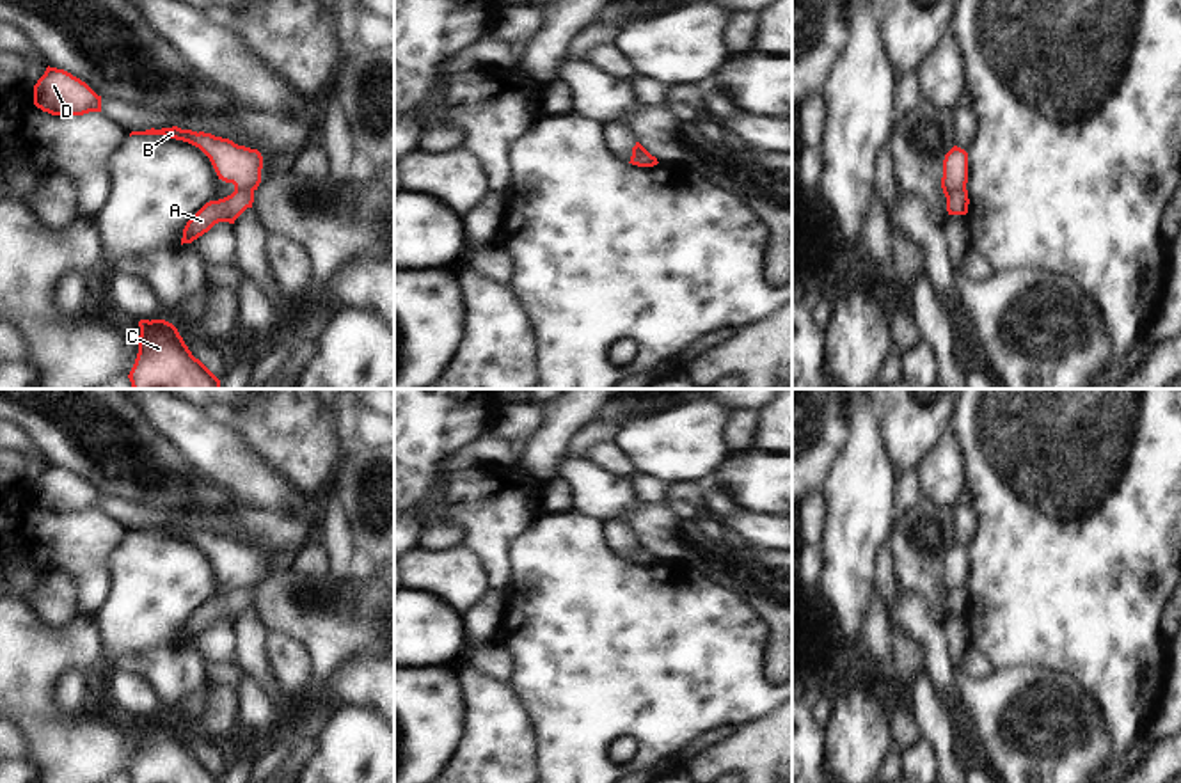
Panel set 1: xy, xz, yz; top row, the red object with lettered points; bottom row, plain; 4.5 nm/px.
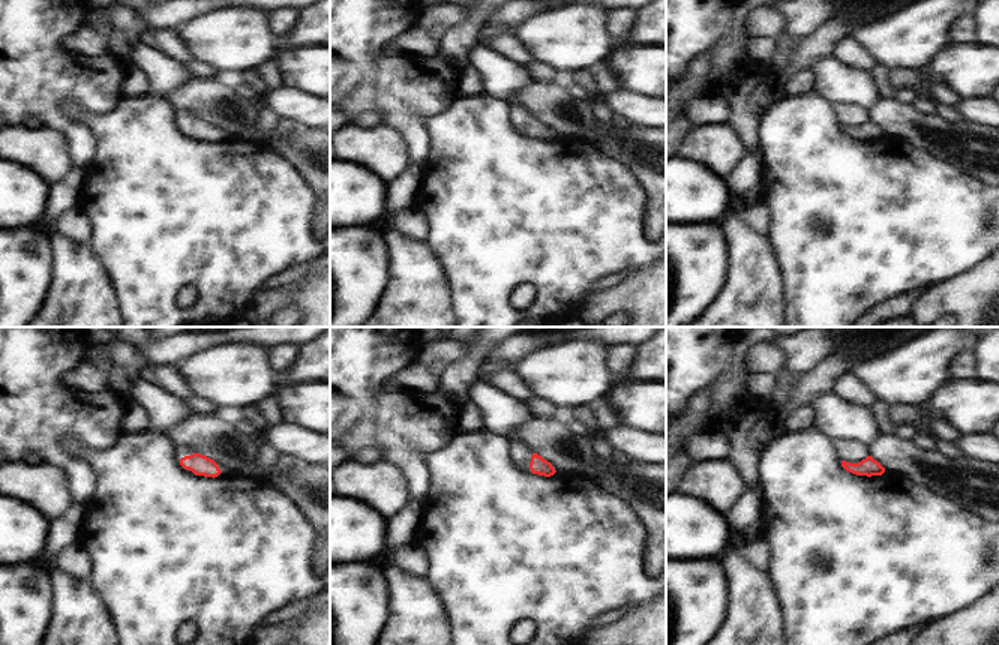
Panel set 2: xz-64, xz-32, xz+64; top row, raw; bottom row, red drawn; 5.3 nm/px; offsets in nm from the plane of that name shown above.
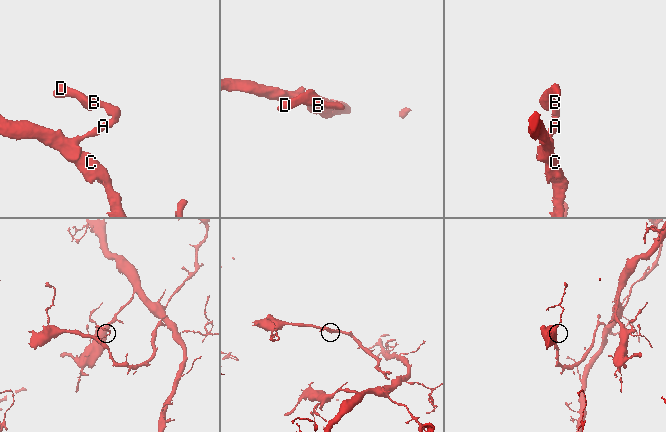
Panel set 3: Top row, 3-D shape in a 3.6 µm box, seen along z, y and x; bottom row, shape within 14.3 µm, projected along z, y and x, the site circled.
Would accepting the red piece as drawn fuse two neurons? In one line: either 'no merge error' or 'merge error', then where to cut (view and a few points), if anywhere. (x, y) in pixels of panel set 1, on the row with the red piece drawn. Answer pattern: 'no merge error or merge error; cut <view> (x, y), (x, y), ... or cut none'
merge error; cut xz (633, 155), (647, 155), (650, 166)

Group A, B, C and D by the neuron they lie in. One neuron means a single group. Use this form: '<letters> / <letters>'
A C / B D

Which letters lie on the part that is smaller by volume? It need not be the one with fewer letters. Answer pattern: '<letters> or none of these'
B, D

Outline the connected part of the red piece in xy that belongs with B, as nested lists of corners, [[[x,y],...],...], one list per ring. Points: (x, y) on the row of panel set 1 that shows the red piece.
[[[178,126],[162,130],[131,131],[131,135],[163,135],[199,147],[211,162],[218,179],[234,185],[234,192],[258,190],[261,183],[263,156],[258,149],[238,146],[229,138],[204,131],[181,130]]]

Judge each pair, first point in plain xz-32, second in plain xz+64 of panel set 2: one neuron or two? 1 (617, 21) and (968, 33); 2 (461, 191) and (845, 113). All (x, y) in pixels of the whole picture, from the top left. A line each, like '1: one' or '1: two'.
1: one
2: two

